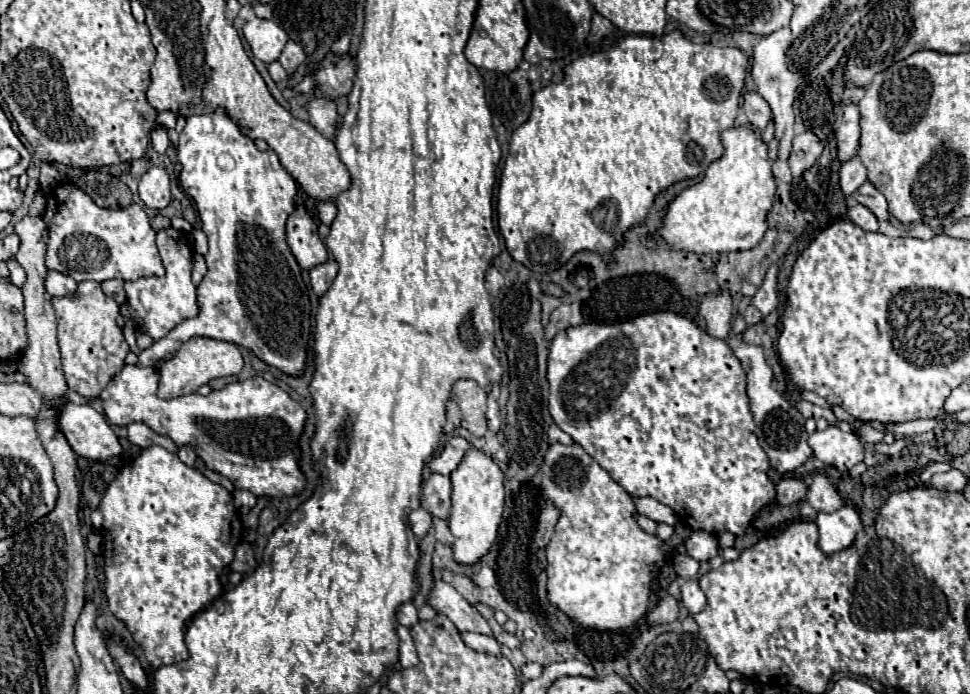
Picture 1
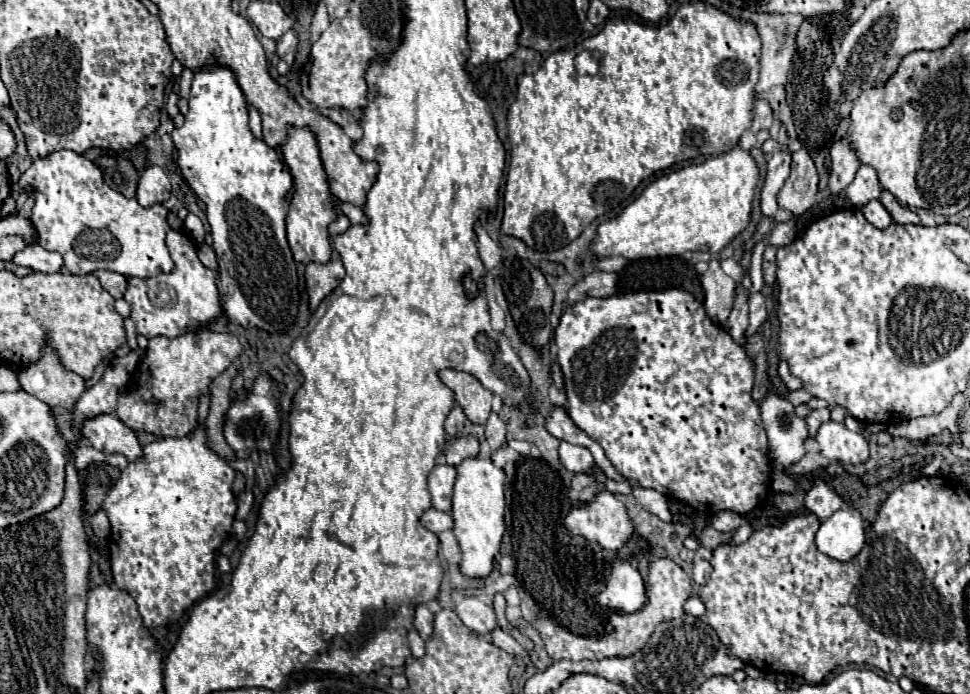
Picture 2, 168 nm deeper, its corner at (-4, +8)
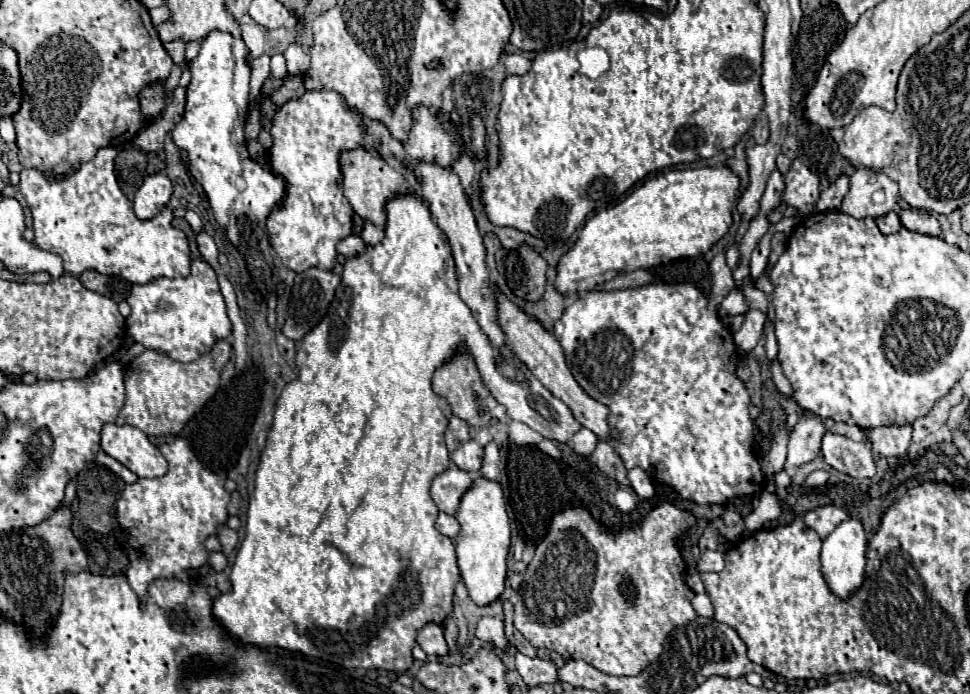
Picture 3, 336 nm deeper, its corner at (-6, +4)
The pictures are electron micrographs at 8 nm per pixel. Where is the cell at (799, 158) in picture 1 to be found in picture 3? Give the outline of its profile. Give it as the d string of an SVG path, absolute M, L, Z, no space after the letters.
M794 159L788 175L784 177L784 183L786 183L786 189L784 189L786 205L800 209L804 217L812 215L814 203L818 201L818 195L820 195L818 177L798 159Z

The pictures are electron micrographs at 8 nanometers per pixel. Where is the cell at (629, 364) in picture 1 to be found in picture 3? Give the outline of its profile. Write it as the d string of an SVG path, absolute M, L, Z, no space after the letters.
M650 283L650 285L642 285L642 287L632 287L632 289L622 289L622 291L588 291L586 297L576 299L574 303L570 303L562 317L554 323L554 335L560 341L564 355L566 355L566 363L574 375L574 379L578 381L578 385L596 401L604 403L610 407L610 425L614 427L614 433L618 435L612 445L616 449L616 453L622 457L626 469L632 467L642 467L646 469L656 481L666 483L670 487L674 487L684 499L690 499L694 503L700 505L722 505L722 503L730 503L734 497L746 495L748 493L748 483L750 483L750 495L756 491L760 493L764 489L764 473L762 467L758 463L758 459L752 453L752 443L754 443L754 423L750 419L748 413L748 403L750 403L750 395L744 387L744 383L736 377L736 361L738 361L738 349L734 345L732 333L722 325L722 321L718 319L718 311L716 307L712 307L708 303L708 299L704 297L704 293L694 287L692 283Z

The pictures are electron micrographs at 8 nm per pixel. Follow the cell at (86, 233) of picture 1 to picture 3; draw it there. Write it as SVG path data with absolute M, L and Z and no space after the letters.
M102 147L92 161L82 163L74 175L68 175L62 181L48 181L36 169L22 169L18 187L34 217L34 245L42 251L60 255L64 261L64 271L74 277L86 269L94 269L104 275L122 275L130 283L148 283L156 277L188 277L192 259L184 231L172 227L172 211L168 207L148 221L140 221L134 215L132 201L122 193L116 181L116 153L116 147Z

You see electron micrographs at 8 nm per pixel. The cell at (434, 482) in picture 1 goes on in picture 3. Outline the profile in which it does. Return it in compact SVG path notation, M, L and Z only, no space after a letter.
M450 465L448 471L444 471L442 475L438 475L432 481L430 493L432 493L432 499L440 511L454 515L458 511L462 495L472 487L472 483L474 481L466 471L458 469L456 465Z

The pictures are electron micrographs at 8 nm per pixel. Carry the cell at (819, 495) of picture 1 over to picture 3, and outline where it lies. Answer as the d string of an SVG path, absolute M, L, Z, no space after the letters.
M822 505L804 515L804 523L808 527L812 527L820 535L820 539L826 539L832 533L832 529L836 529L836 525L840 525L848 519L850 519L848 513L834 505Z

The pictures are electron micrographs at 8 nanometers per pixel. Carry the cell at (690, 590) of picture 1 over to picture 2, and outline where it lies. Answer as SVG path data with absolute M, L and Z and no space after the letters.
M696 561L692 567L692 579L696 585L706 585L706 581L710 579L710 571L712 565L708 561Z

